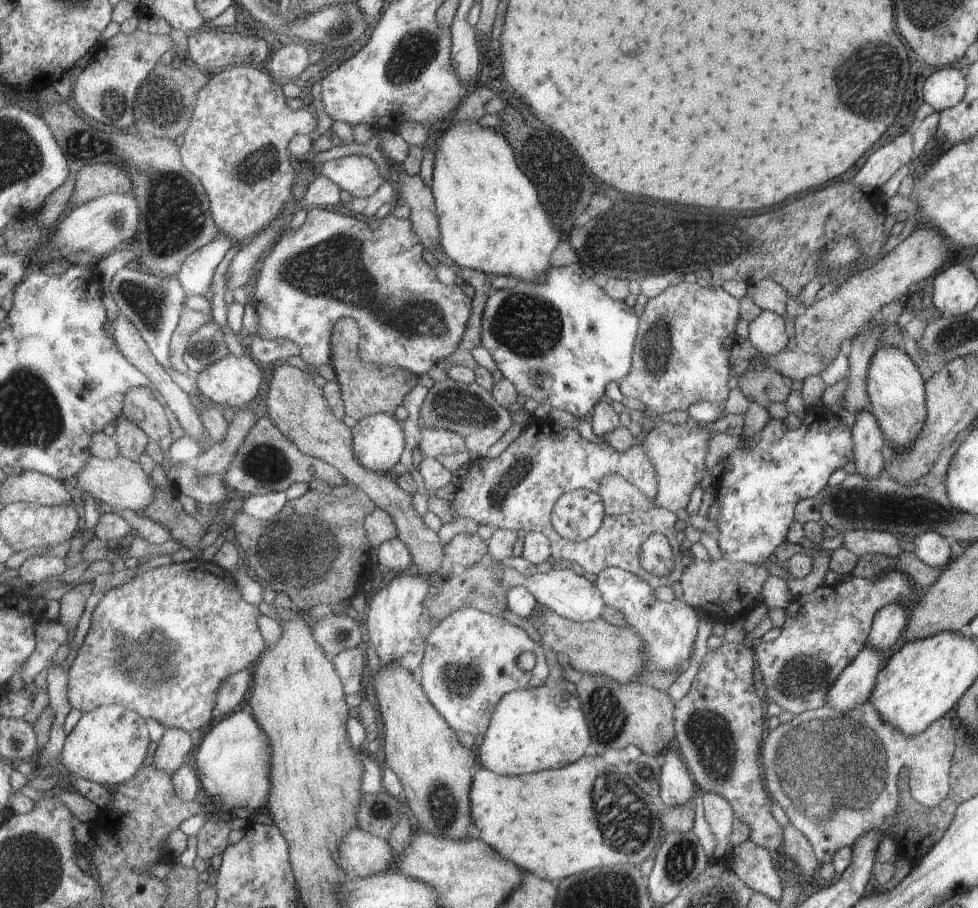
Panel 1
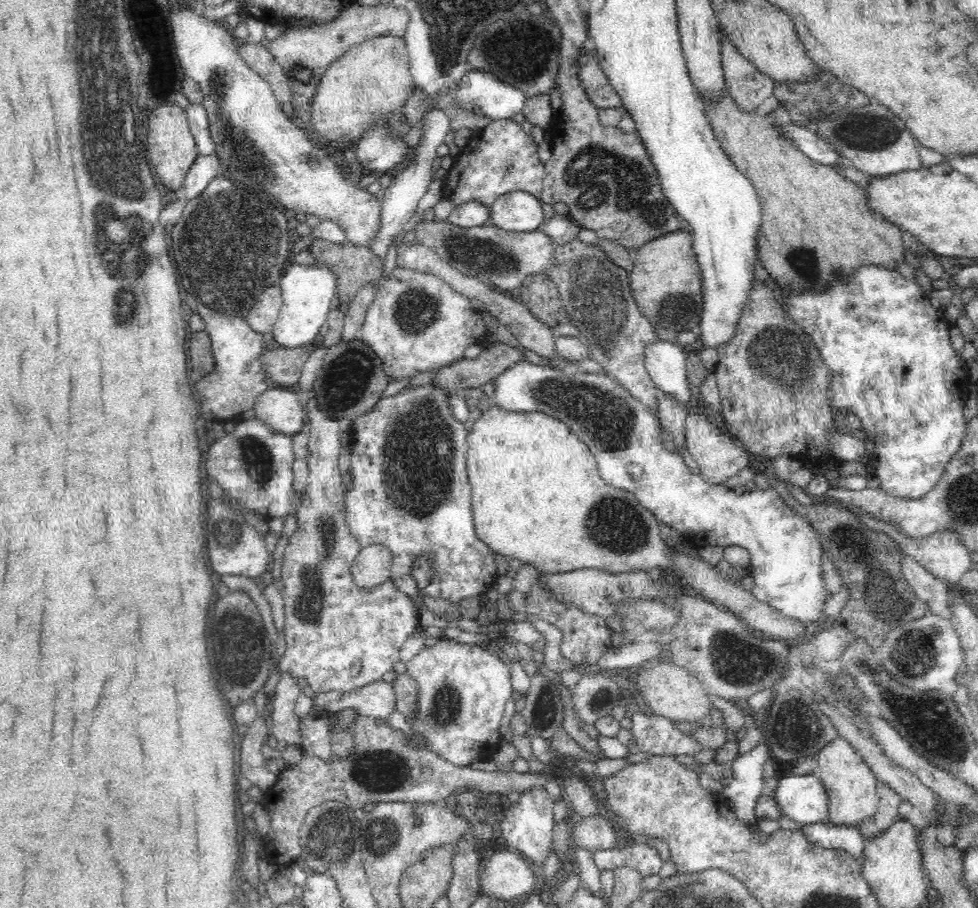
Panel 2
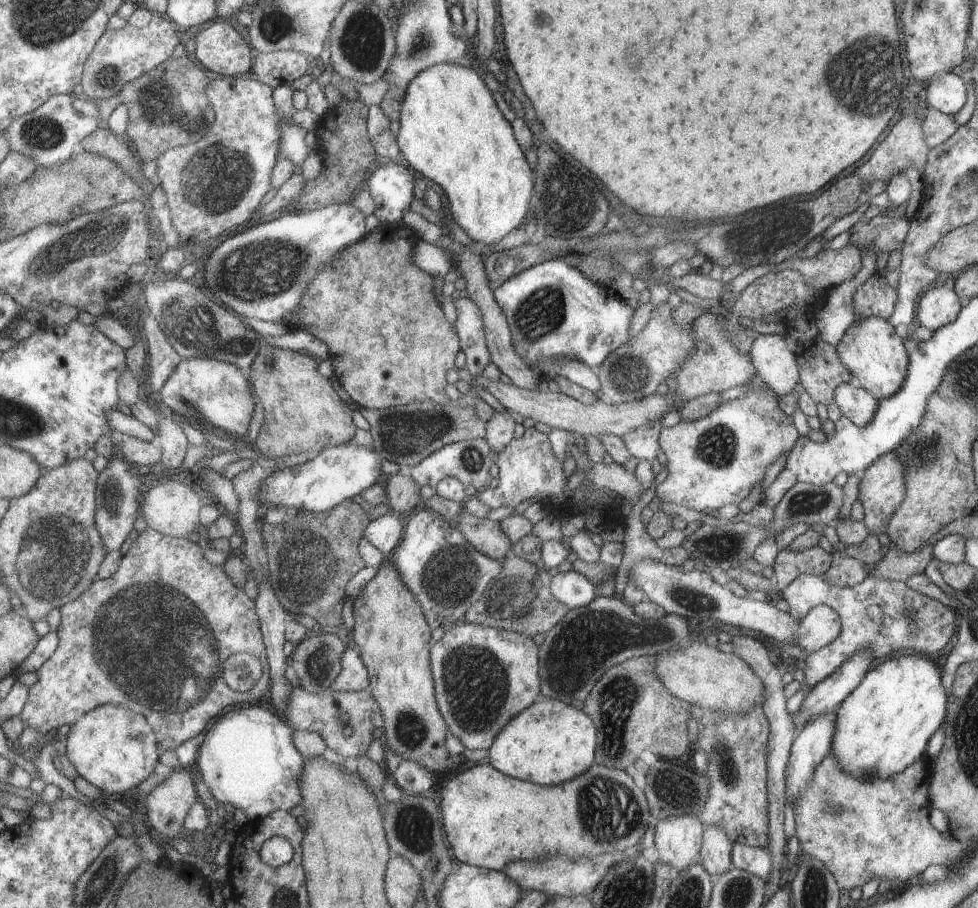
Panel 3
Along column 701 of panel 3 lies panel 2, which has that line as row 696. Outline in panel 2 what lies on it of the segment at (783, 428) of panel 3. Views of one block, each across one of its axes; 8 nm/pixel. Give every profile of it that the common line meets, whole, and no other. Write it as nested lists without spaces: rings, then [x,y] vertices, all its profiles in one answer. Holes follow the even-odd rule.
[[[438,638],[432,648],[422,648],[408,664],[406,674],[412,676],[420,688],[418,710],[412,722],[408,722],[414,734],[422,736],[424,740],[412,740],[418,748],[430,748],[440,754],[444,760],[452,762],[454,766],[472,766],[474,762],[492,760],[492,756],[500,750],[500,724],[502,712],[508,710],[508,700],[514,694],[512,684],[512,670],[508,662],[498,656],[496,652],[486,652],[474,644],[460,644],[456,640]]]

